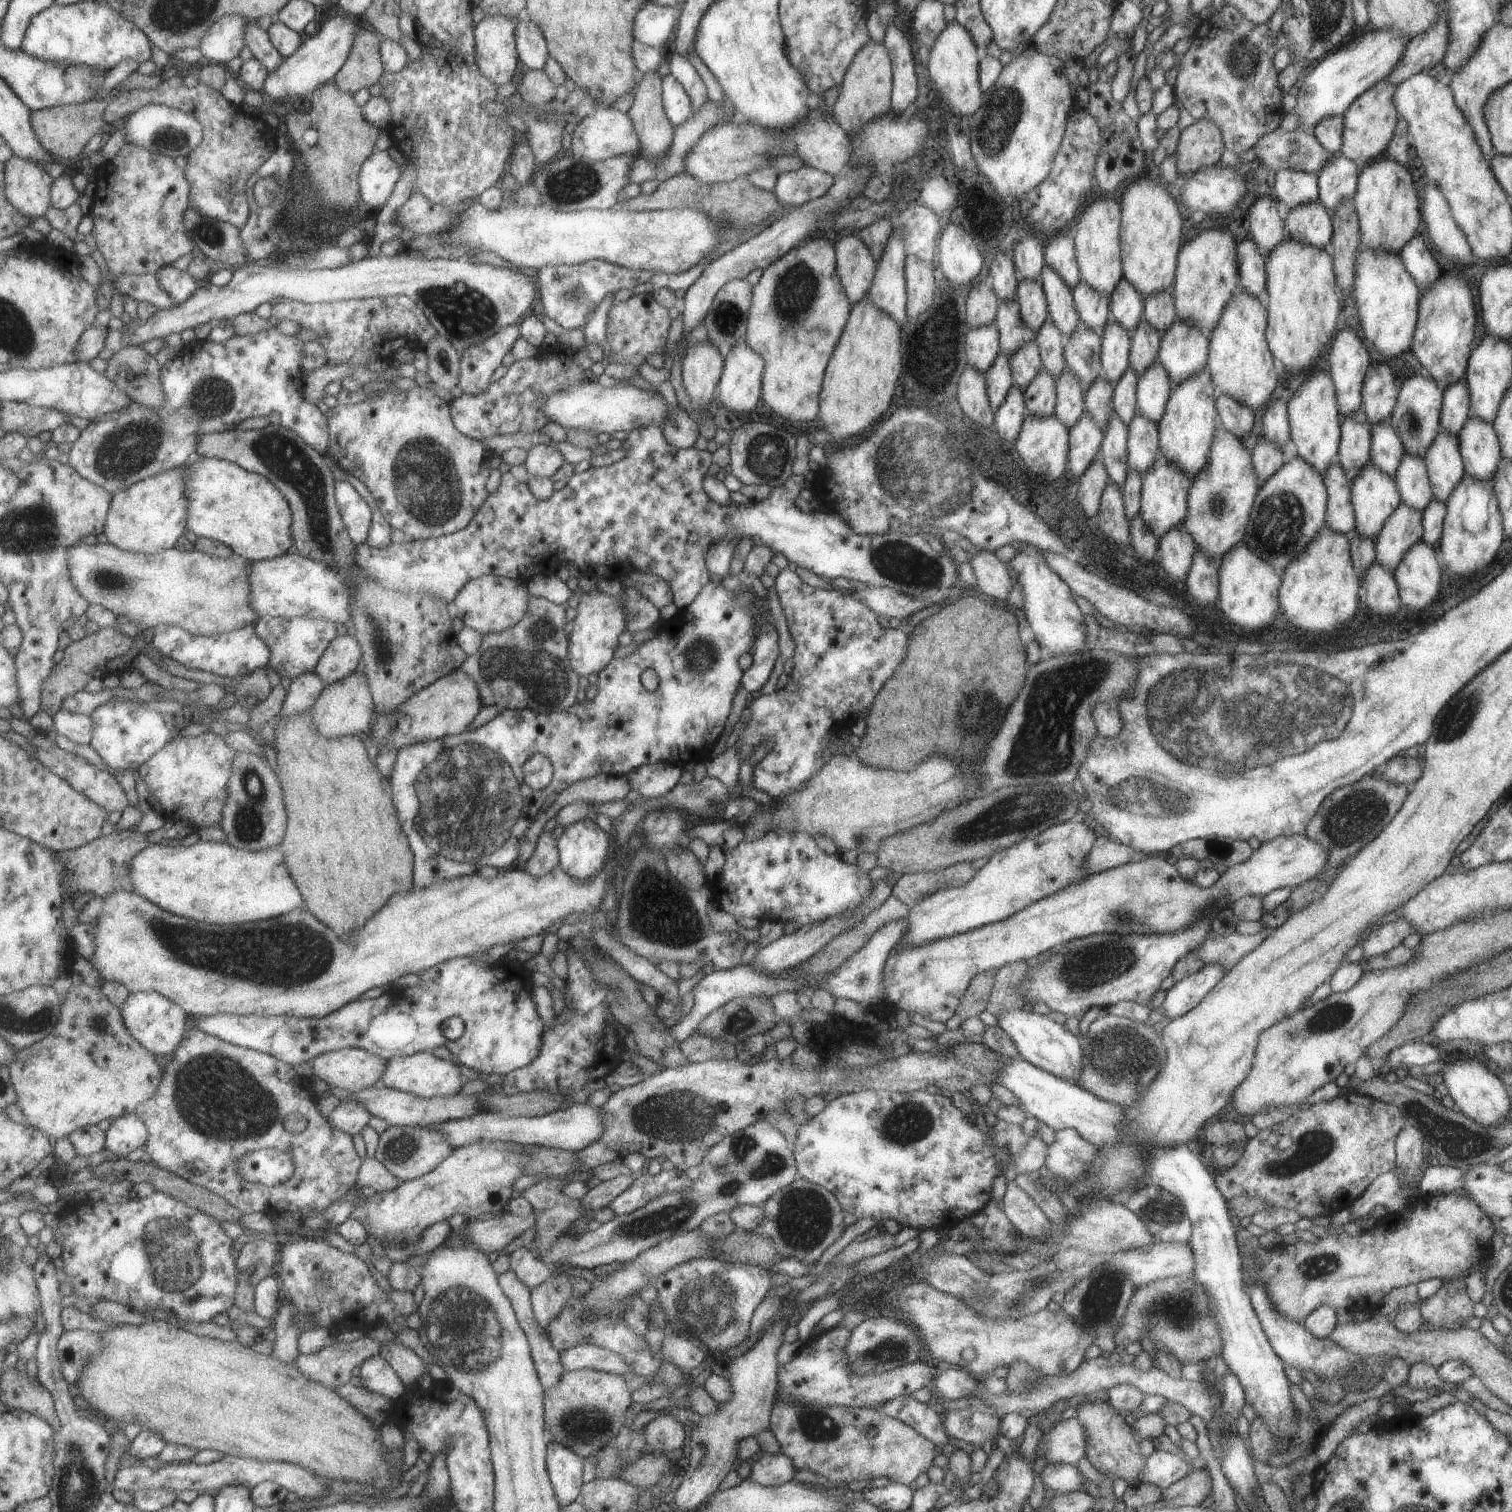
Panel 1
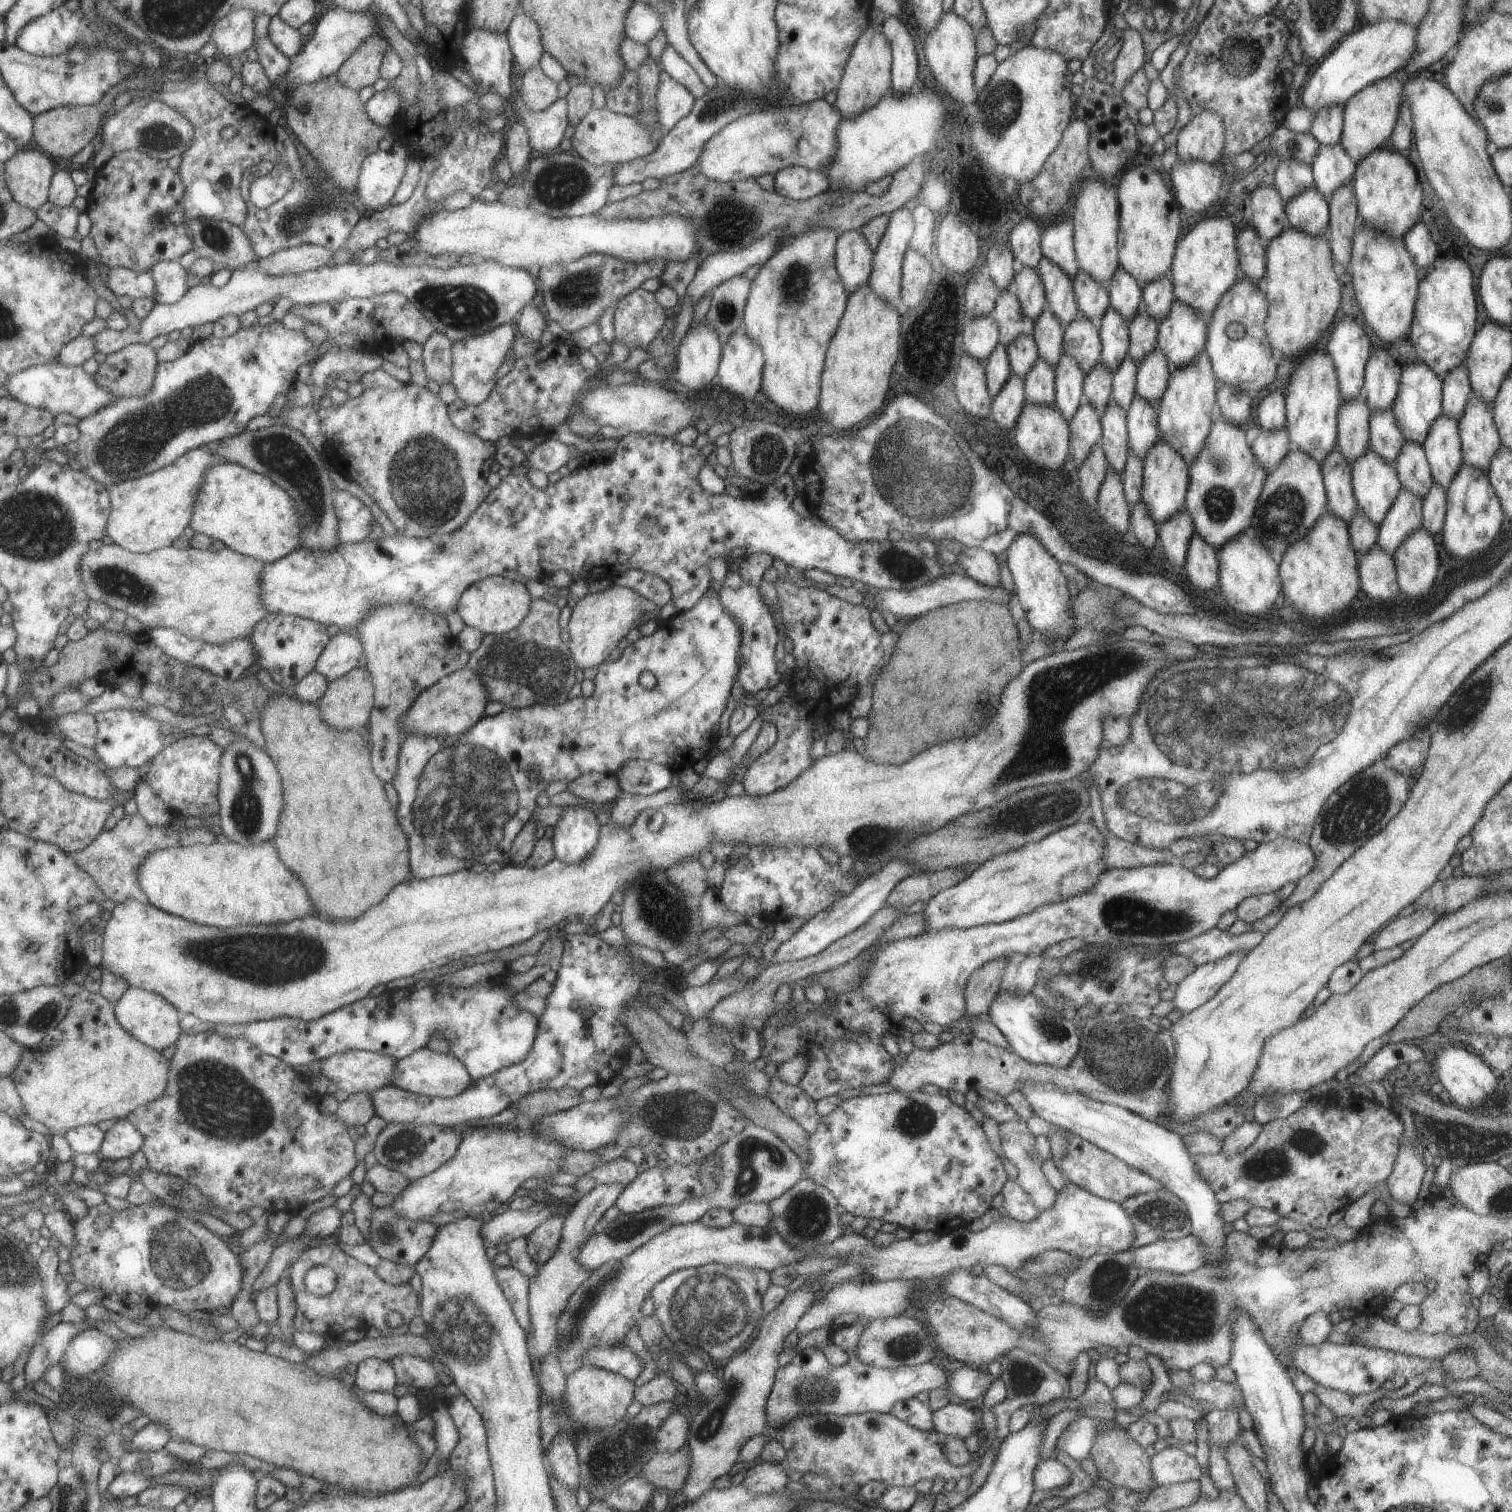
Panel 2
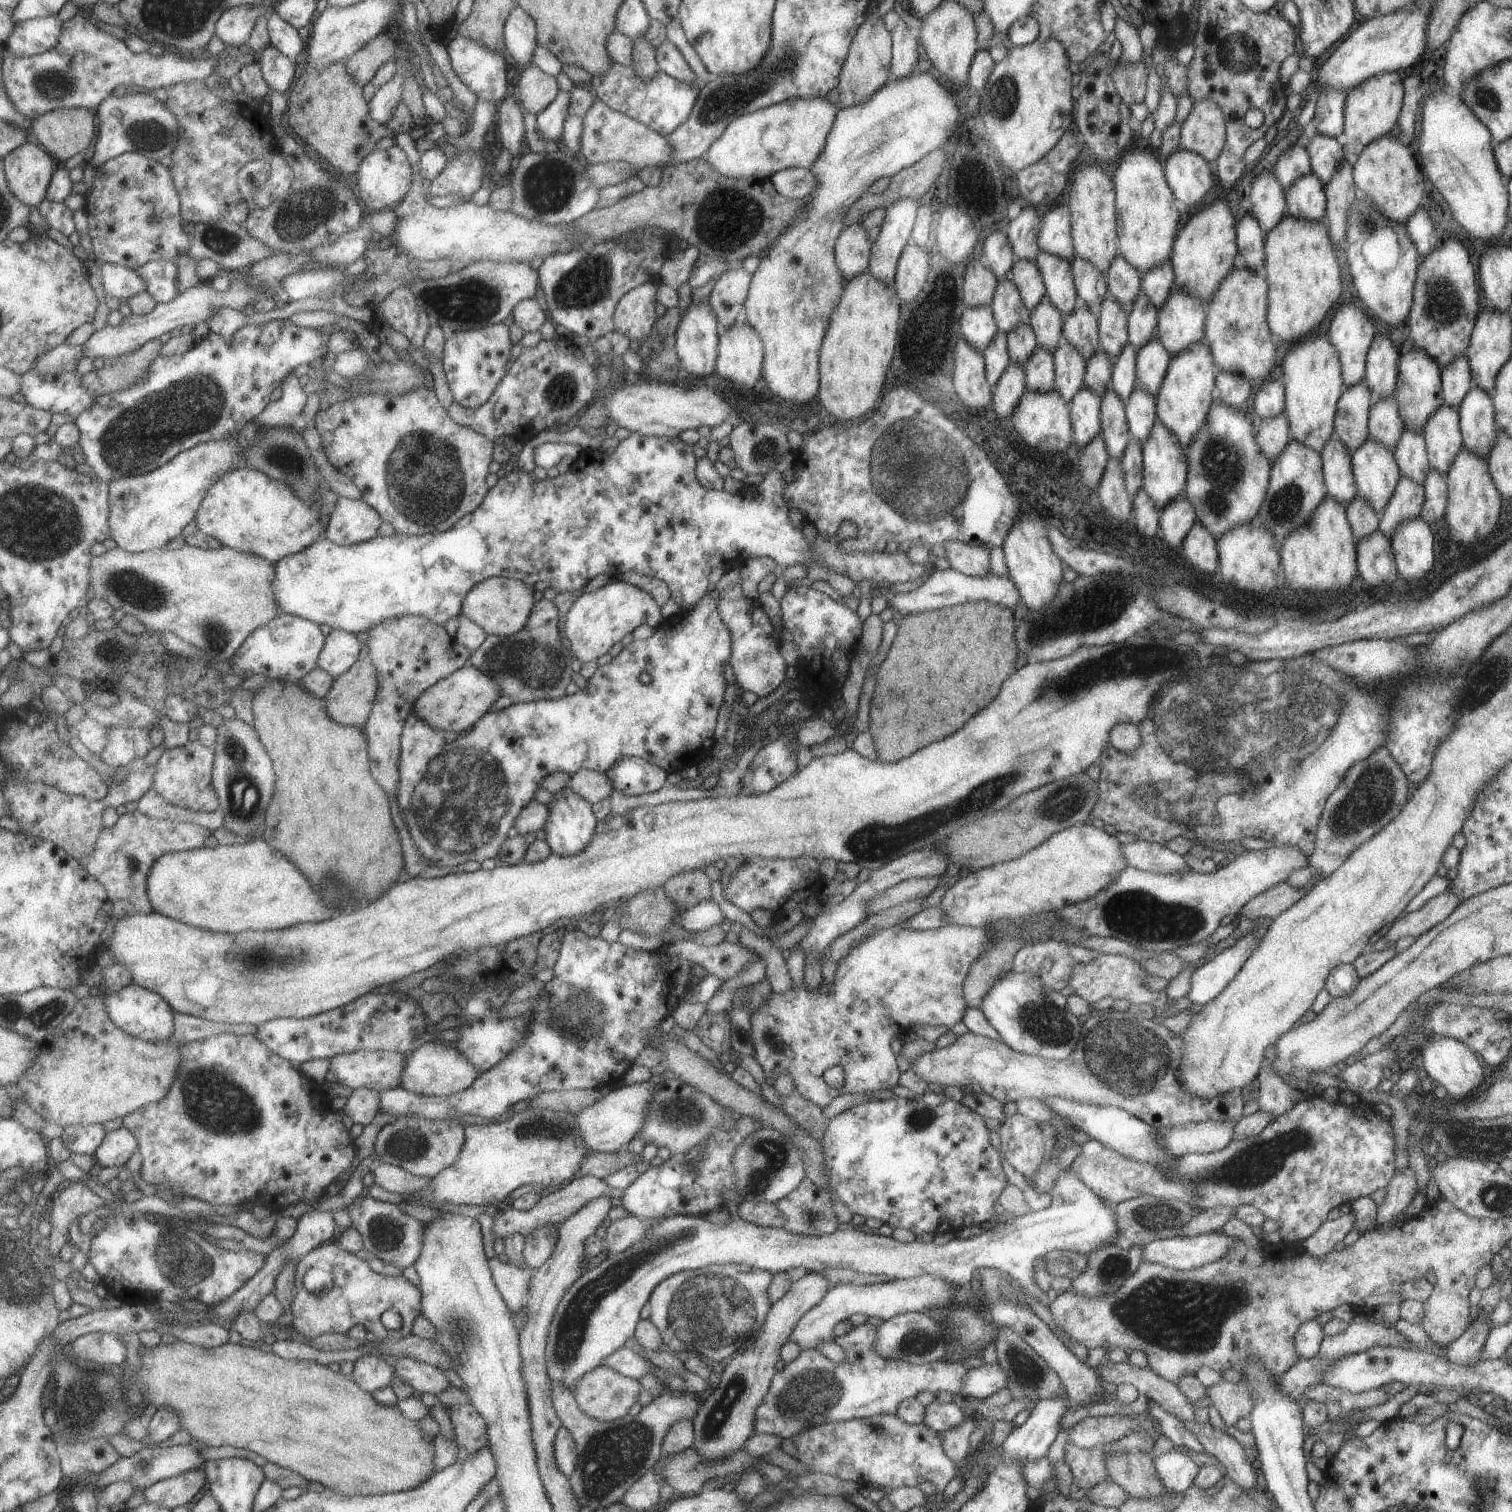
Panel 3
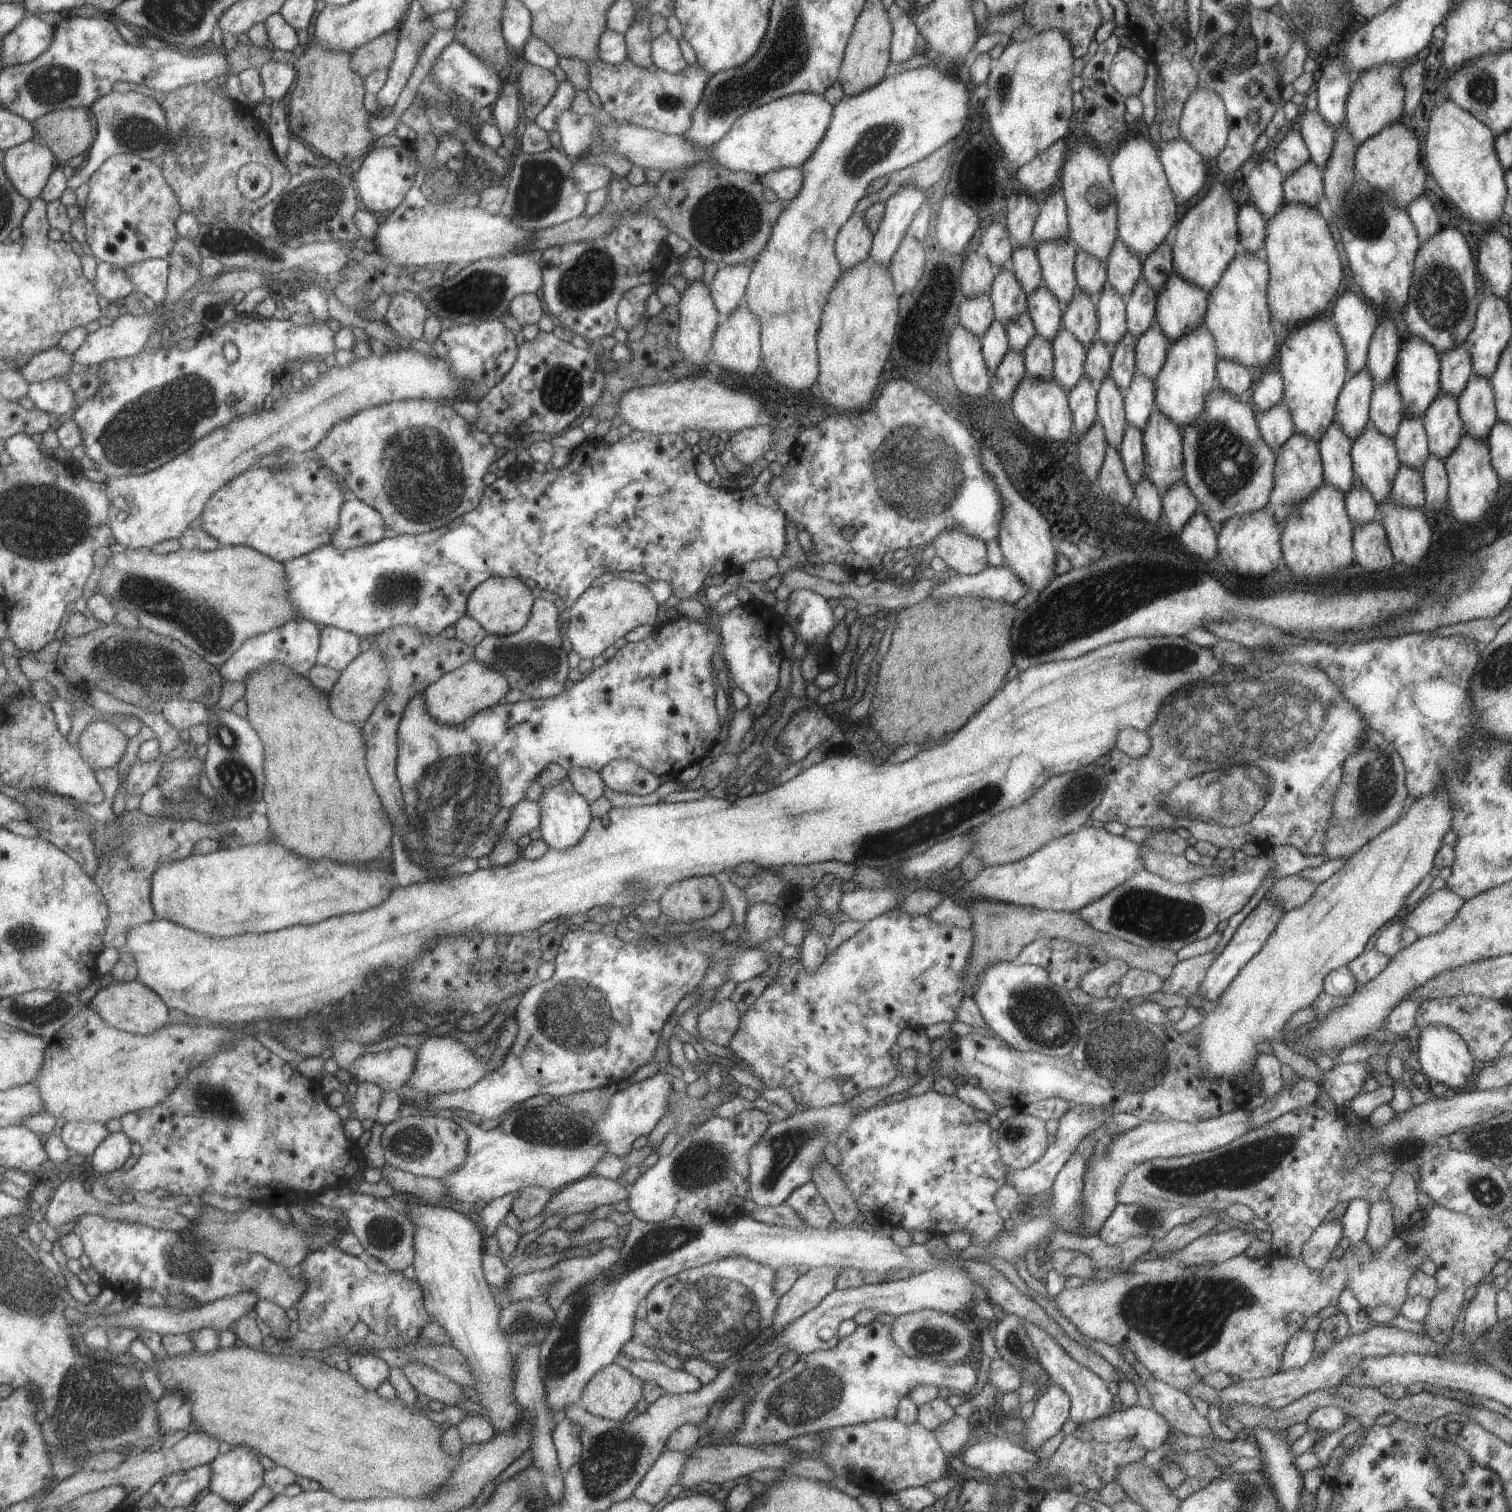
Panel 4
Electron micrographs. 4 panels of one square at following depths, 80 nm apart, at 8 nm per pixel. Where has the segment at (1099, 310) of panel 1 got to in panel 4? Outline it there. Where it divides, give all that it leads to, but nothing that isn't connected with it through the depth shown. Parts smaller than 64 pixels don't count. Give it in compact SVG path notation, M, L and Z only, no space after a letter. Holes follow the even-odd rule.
M1077 250L1074 258L1074 273L1077 288L1088 294L1096 306L1096 297L1107 280L1106 267L1099 259L1087 254L1084 250Z

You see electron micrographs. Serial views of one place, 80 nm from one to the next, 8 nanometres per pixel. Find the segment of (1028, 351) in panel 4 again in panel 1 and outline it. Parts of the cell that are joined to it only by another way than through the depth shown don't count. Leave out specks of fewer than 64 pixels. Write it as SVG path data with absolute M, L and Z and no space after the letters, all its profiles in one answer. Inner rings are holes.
M1045 369L1037 371L1037 374L1024 388L1024 403L1027 414L1046 417L1054 414L1056 403L1056 380Z

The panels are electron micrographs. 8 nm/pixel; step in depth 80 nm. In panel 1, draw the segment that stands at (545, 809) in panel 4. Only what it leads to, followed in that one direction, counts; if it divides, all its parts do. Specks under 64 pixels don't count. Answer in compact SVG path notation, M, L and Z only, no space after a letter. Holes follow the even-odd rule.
M581 817L565 825L556 840L558 865L574 879L588 879L609 863L609 844L609 834L601 830L594 818Z

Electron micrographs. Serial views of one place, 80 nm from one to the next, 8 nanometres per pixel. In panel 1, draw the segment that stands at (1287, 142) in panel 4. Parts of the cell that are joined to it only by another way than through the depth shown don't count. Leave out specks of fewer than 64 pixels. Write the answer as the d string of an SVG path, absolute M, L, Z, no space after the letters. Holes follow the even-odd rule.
M1278 170L1274 173L1272 187L1275 198L1283 211L1318 198L1317 177L1310 172Z

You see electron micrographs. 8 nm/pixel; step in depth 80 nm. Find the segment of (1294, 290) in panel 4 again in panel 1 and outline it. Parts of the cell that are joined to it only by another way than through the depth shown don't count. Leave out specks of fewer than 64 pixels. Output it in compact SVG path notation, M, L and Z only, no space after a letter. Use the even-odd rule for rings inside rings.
M1288 236L1273 246L1265 259L1268 294L1265 340L1272 357L1289 372L1309 370L1333 336L1339 310L1343 310L1331 257L1323 247L1306 245Z

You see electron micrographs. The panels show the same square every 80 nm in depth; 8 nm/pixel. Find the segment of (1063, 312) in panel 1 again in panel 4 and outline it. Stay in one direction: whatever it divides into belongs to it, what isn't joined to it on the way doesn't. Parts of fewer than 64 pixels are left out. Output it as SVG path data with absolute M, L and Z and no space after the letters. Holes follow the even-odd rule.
M1069 238L1041 241L1035 244L1044 285L1063 306L1076 291L1074 258L1075 244Z

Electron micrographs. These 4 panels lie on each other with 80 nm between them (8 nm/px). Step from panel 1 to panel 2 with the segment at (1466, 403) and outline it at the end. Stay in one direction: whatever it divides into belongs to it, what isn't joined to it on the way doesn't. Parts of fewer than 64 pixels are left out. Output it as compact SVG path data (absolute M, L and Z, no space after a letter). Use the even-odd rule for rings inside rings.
M1459 364L1448 370L1441 379L1443 415L1458 420L1463 412L1468 394L1472 392L1467 369L1463 364Z

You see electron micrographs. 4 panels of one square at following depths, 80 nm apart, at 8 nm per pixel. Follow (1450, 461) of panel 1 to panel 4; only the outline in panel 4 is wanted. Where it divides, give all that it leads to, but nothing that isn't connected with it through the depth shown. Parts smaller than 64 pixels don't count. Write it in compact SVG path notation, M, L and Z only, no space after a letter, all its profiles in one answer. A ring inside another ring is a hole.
M1437 391L1422 416L1428 440L1428 451L1443 460L1457 446L1464 426L1458 413L1456 396Z

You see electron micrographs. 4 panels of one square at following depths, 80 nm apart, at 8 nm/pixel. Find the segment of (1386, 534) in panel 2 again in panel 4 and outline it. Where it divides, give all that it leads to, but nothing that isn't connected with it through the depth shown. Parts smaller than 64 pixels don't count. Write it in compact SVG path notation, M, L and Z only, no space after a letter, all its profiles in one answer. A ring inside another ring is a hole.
M1399 465L1395 473L1389 497L1408 507L1422 509L1424 506L1424 484L1419 469Z

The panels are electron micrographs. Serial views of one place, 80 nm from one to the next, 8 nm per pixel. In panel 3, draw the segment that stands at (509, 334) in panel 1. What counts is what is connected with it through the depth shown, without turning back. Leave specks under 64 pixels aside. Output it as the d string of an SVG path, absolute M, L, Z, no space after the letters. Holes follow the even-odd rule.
M507 323L483 325L447 337L442 364L454 402L470 409L483 406L508 374L507 364L511 358L509 348L511 348L511 340L509 340Z

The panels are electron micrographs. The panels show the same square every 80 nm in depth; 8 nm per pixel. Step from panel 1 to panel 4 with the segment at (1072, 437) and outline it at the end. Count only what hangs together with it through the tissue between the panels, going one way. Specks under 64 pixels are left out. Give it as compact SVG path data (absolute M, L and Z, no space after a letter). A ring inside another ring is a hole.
M1085 374L1068 390L1068 407L1075 428L1081 436L1096 420L1096 385Z

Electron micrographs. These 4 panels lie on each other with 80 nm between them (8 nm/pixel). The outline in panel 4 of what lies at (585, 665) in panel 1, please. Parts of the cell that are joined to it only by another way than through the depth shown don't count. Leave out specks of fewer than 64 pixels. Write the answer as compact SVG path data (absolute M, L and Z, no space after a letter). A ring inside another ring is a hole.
M612 579L597 586L589 585L569 608L566 636L580 659L592 659L636 626L658 626L659 623L655 622L657 607L658 604L645 584Z

